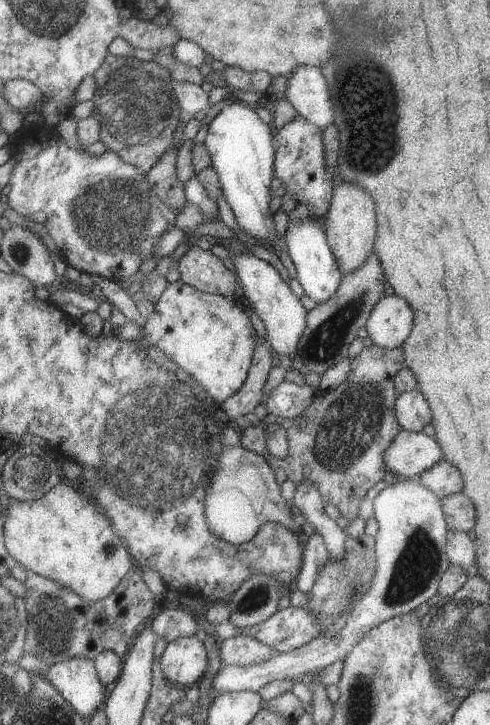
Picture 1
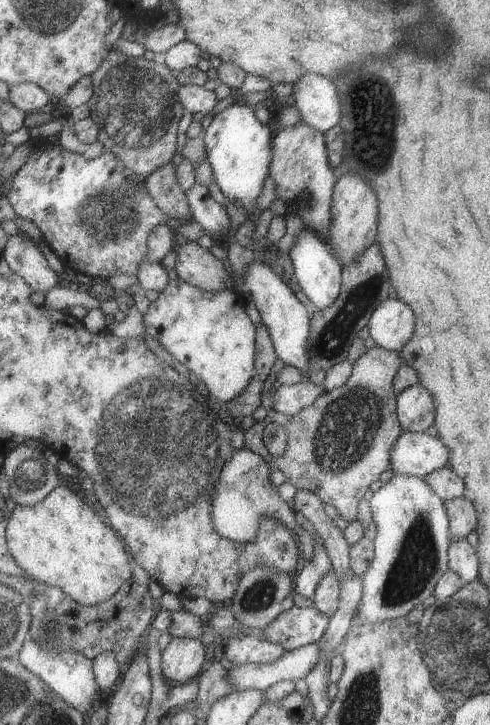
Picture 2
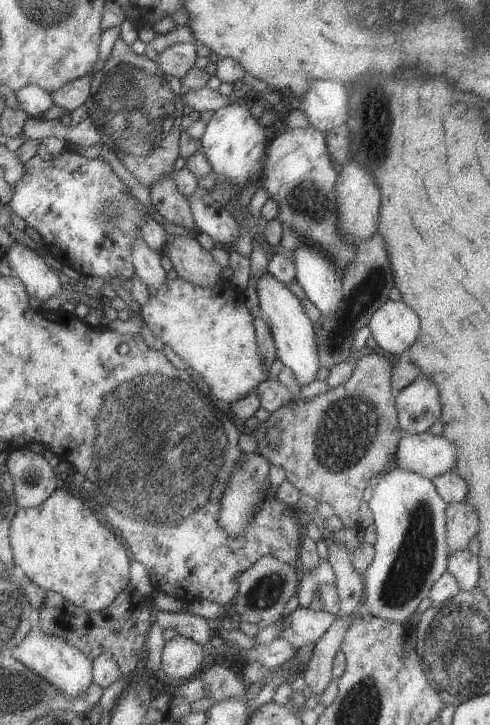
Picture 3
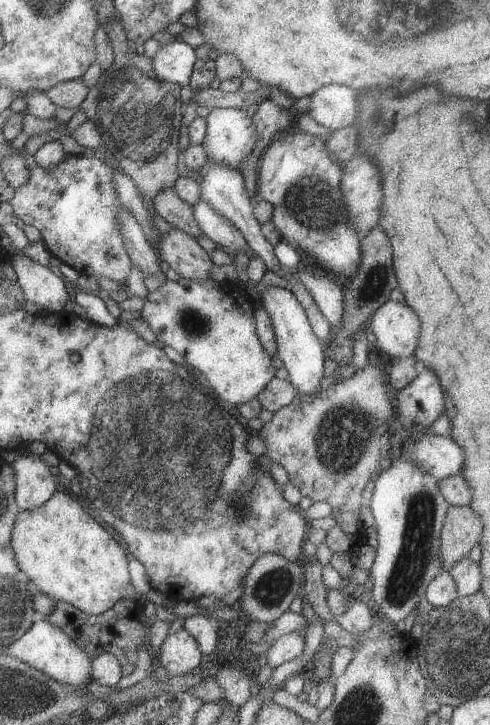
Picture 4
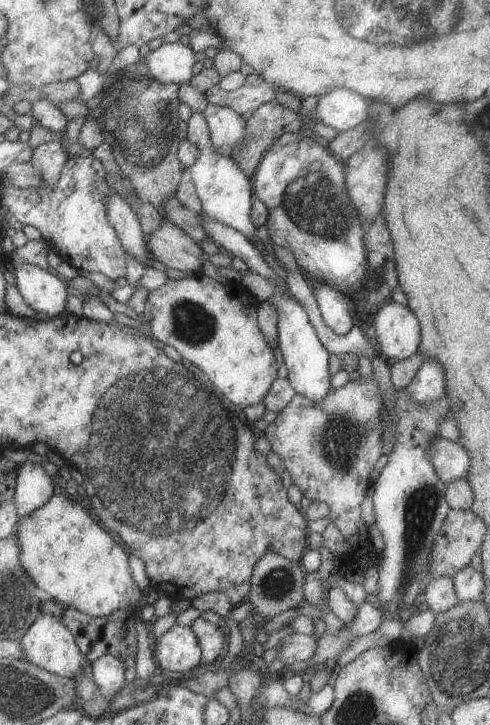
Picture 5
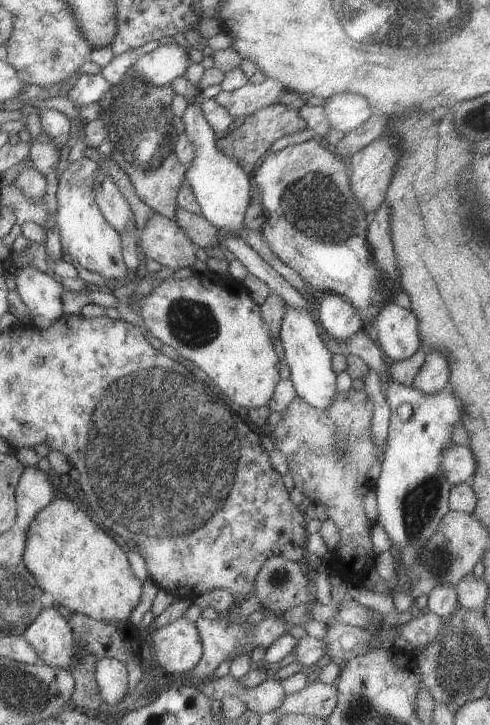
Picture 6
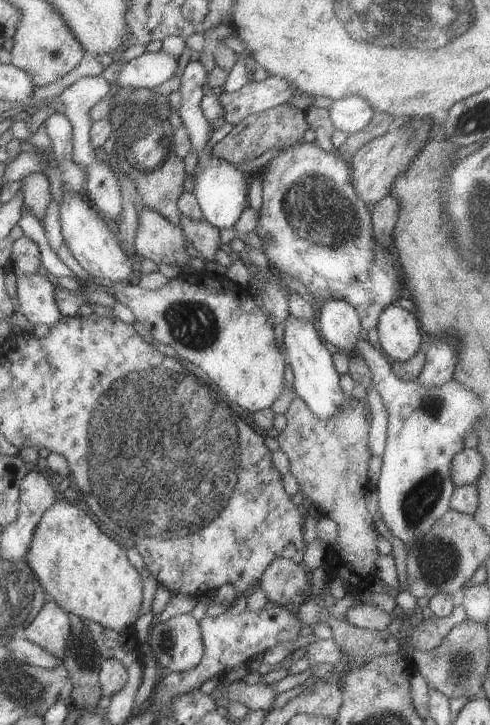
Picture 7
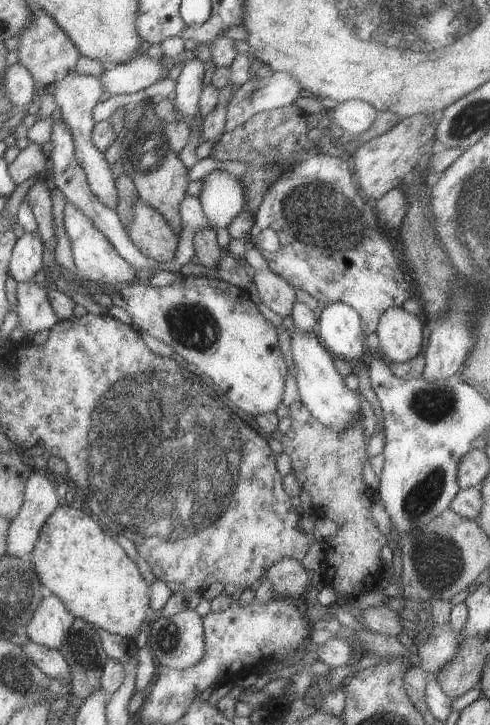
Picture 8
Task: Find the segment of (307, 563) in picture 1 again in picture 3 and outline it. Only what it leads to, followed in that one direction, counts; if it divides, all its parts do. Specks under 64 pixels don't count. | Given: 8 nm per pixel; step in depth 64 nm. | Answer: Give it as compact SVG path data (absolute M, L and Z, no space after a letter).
M319 558L318 566L312 572L300 573L294 603L303 608L311 608L310 604L316 588L320 584L335 584L335 582L336 575L330 562L326 558Z

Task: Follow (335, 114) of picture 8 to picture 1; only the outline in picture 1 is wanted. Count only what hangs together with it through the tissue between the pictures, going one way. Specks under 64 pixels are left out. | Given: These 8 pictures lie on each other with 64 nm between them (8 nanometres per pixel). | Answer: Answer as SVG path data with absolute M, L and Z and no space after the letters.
M300 64L287 78L285 99L308 122L325 129L334 123L334 106L330 100L330 88L318 68Z

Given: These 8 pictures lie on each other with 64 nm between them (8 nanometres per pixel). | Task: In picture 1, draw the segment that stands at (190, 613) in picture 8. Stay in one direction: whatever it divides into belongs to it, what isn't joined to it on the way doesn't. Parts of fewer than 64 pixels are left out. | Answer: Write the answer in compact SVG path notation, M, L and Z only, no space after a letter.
M196 635L169 642L161 656L161 665L168 682L181 689L197 686L210 668L206 647Z

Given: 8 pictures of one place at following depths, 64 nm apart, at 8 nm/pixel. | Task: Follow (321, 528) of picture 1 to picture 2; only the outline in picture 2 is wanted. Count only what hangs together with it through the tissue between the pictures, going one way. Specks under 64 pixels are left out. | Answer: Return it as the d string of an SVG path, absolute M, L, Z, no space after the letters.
M297 490L294 501L292 502L292 507L296 511L301 512L312 523L315 532L322 538L323 546L326 548L332 568L336 570L336 574L340 578L340 606L334 613L334 616L329 618L326 632L324 632L319 640L322 656L328 656L332 650L336 650L336 648L342 646L345 636L350 630L352 618L354 618L358 602L360 602L363 595L363 577L352 574L352 570L350 570L350 545L344 538L343 531L336 527L333 518L326 514L324 505L325 503L318 498L318 494L314 494L310 490Z

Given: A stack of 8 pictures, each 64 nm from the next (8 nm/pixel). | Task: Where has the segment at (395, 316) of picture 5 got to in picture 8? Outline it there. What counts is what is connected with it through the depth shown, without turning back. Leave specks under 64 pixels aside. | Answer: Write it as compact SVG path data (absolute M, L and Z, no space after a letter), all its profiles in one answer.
M403 307L388 308L377 328L379 352L391 362L412 360L422 353L425 324L422 316L409 313Z

